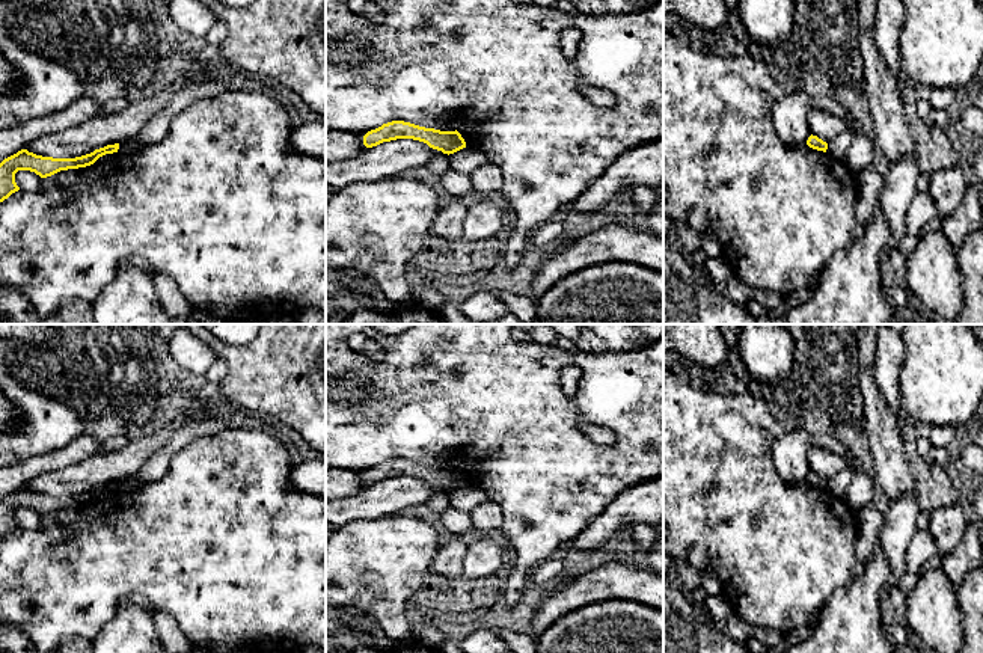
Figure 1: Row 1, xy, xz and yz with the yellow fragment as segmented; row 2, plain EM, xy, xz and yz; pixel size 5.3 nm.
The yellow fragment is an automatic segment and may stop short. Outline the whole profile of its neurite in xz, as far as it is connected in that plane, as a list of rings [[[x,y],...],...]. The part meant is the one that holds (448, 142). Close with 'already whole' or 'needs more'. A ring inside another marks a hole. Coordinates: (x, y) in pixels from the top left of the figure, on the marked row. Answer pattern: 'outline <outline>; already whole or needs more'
outline [[[392,121],[381,127],[368,131],[363,136],[363,145],[366,148],[377,146],[383,142],[397,139],[413,139],[427,143],[430,148],[442,151],[443,154],[454,154],[466,148],[466,142],[461,134],[455,131],[440,131],[434,128],[419,127],[404,121]]]; already whole

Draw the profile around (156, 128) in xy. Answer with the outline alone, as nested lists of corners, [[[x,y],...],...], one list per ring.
[[[213,81],[199,86],[190,86],[175,95],[163,110],[160,110],[152,119],[149,119],[140,131],[131,139],[119,143],[118,152],[131,154],[145,148],[146,145],[161,140],[172,124],[172,121],[193,103],[204,98],[214,98],[219,94],[231,92],[223,83]]]

